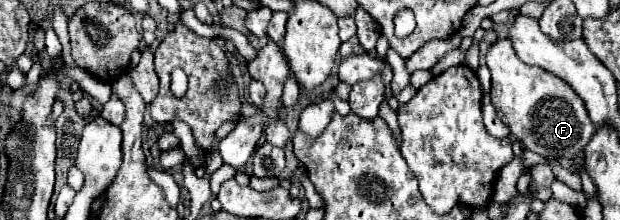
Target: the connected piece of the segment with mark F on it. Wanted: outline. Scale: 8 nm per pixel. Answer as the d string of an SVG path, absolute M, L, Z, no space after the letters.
M510 38L492 44L486 54L486 64L492 74L492 104L500 120L526 144L528 150L544 158L572 158L590 142L594 126L578 94L574 94L574 90L570 90L558 76L538 66L526 66L512 48Z

